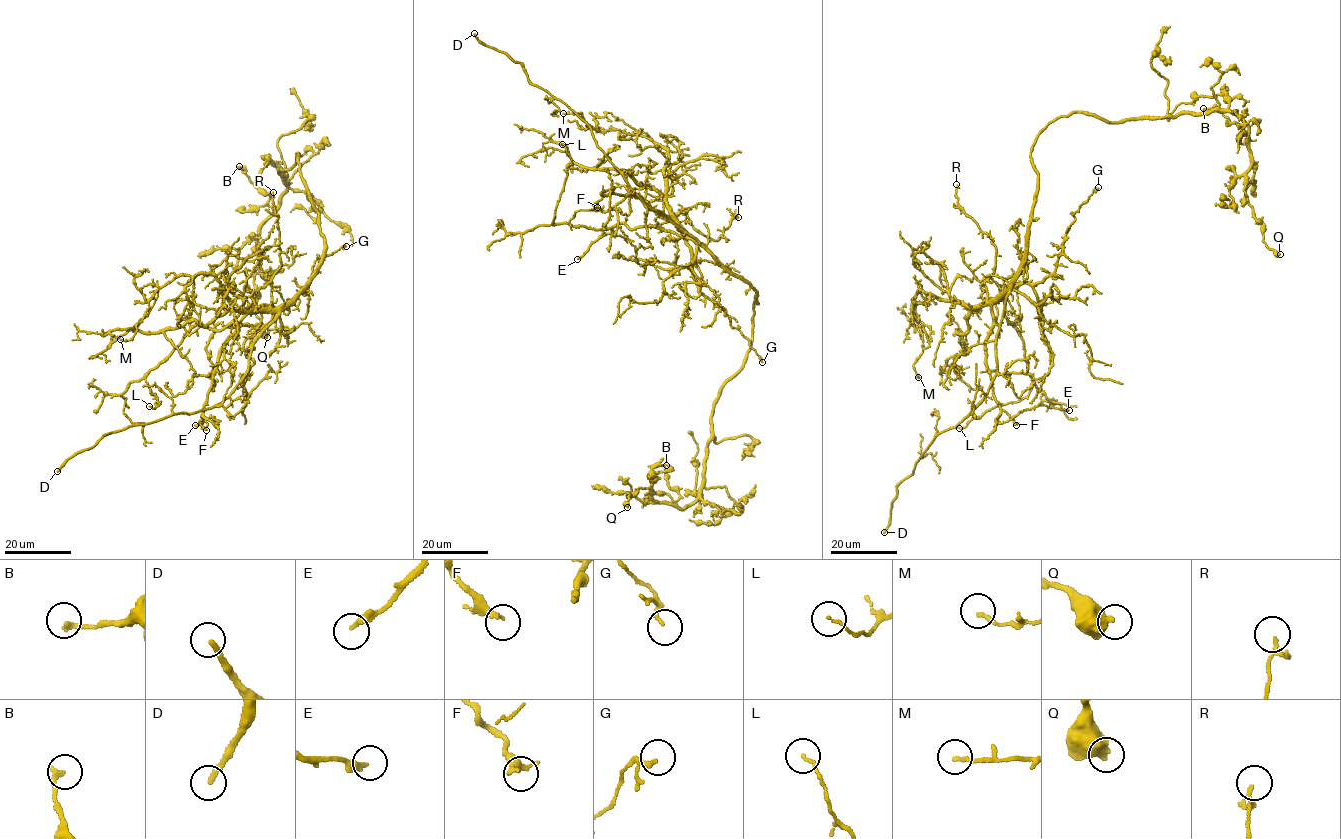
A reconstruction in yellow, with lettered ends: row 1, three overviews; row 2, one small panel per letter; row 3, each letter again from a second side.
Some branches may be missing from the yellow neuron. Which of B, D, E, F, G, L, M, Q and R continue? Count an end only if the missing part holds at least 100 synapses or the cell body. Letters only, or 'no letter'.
D

